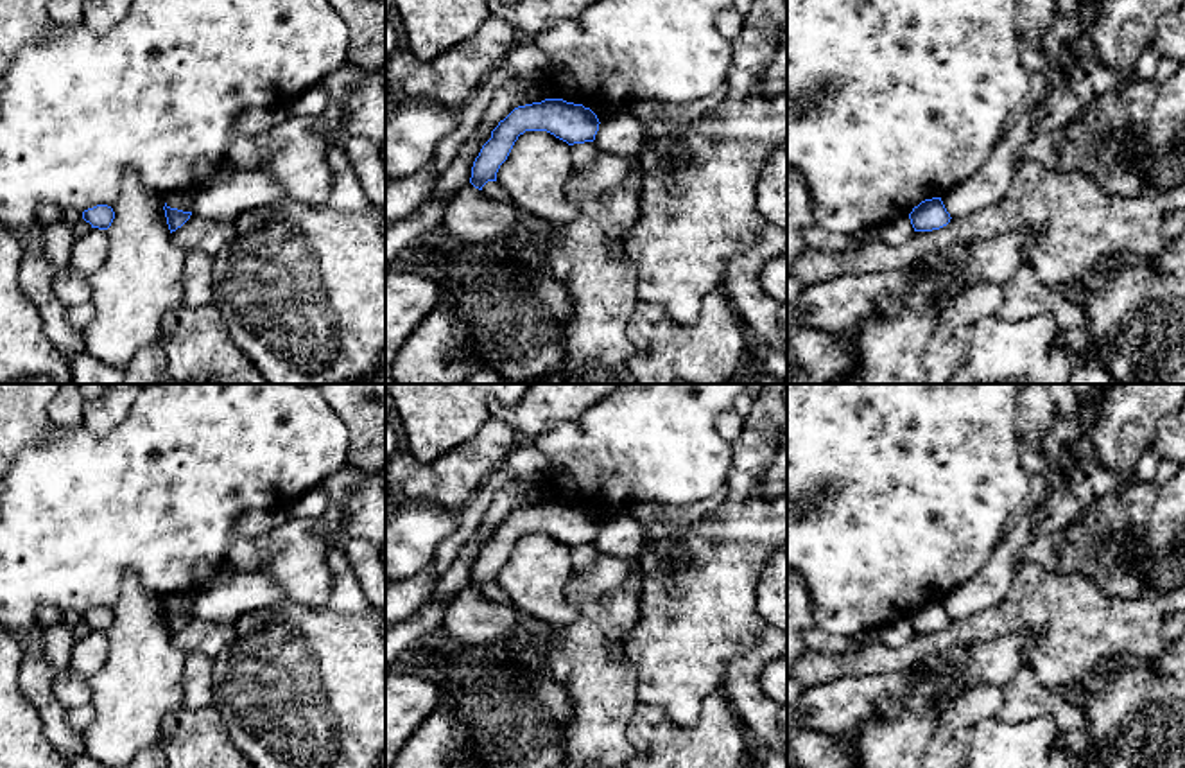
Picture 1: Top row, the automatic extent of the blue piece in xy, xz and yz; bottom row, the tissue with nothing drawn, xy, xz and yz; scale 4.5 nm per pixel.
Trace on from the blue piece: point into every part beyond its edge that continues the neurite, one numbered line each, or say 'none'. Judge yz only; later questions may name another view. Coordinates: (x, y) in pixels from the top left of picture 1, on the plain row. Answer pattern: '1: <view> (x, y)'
none

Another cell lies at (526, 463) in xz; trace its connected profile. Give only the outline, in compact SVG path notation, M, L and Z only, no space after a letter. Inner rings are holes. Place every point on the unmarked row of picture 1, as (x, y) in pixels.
M531 441L516 447L497 470L509 472L518 483L543 484L547 479L549 461L536 450Z

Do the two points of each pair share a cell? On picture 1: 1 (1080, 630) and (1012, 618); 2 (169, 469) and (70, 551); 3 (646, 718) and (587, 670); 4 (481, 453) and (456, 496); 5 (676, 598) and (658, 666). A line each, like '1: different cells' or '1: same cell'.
1: same cell
2: same cell
3: different cells
4: same cell
5: same cell

